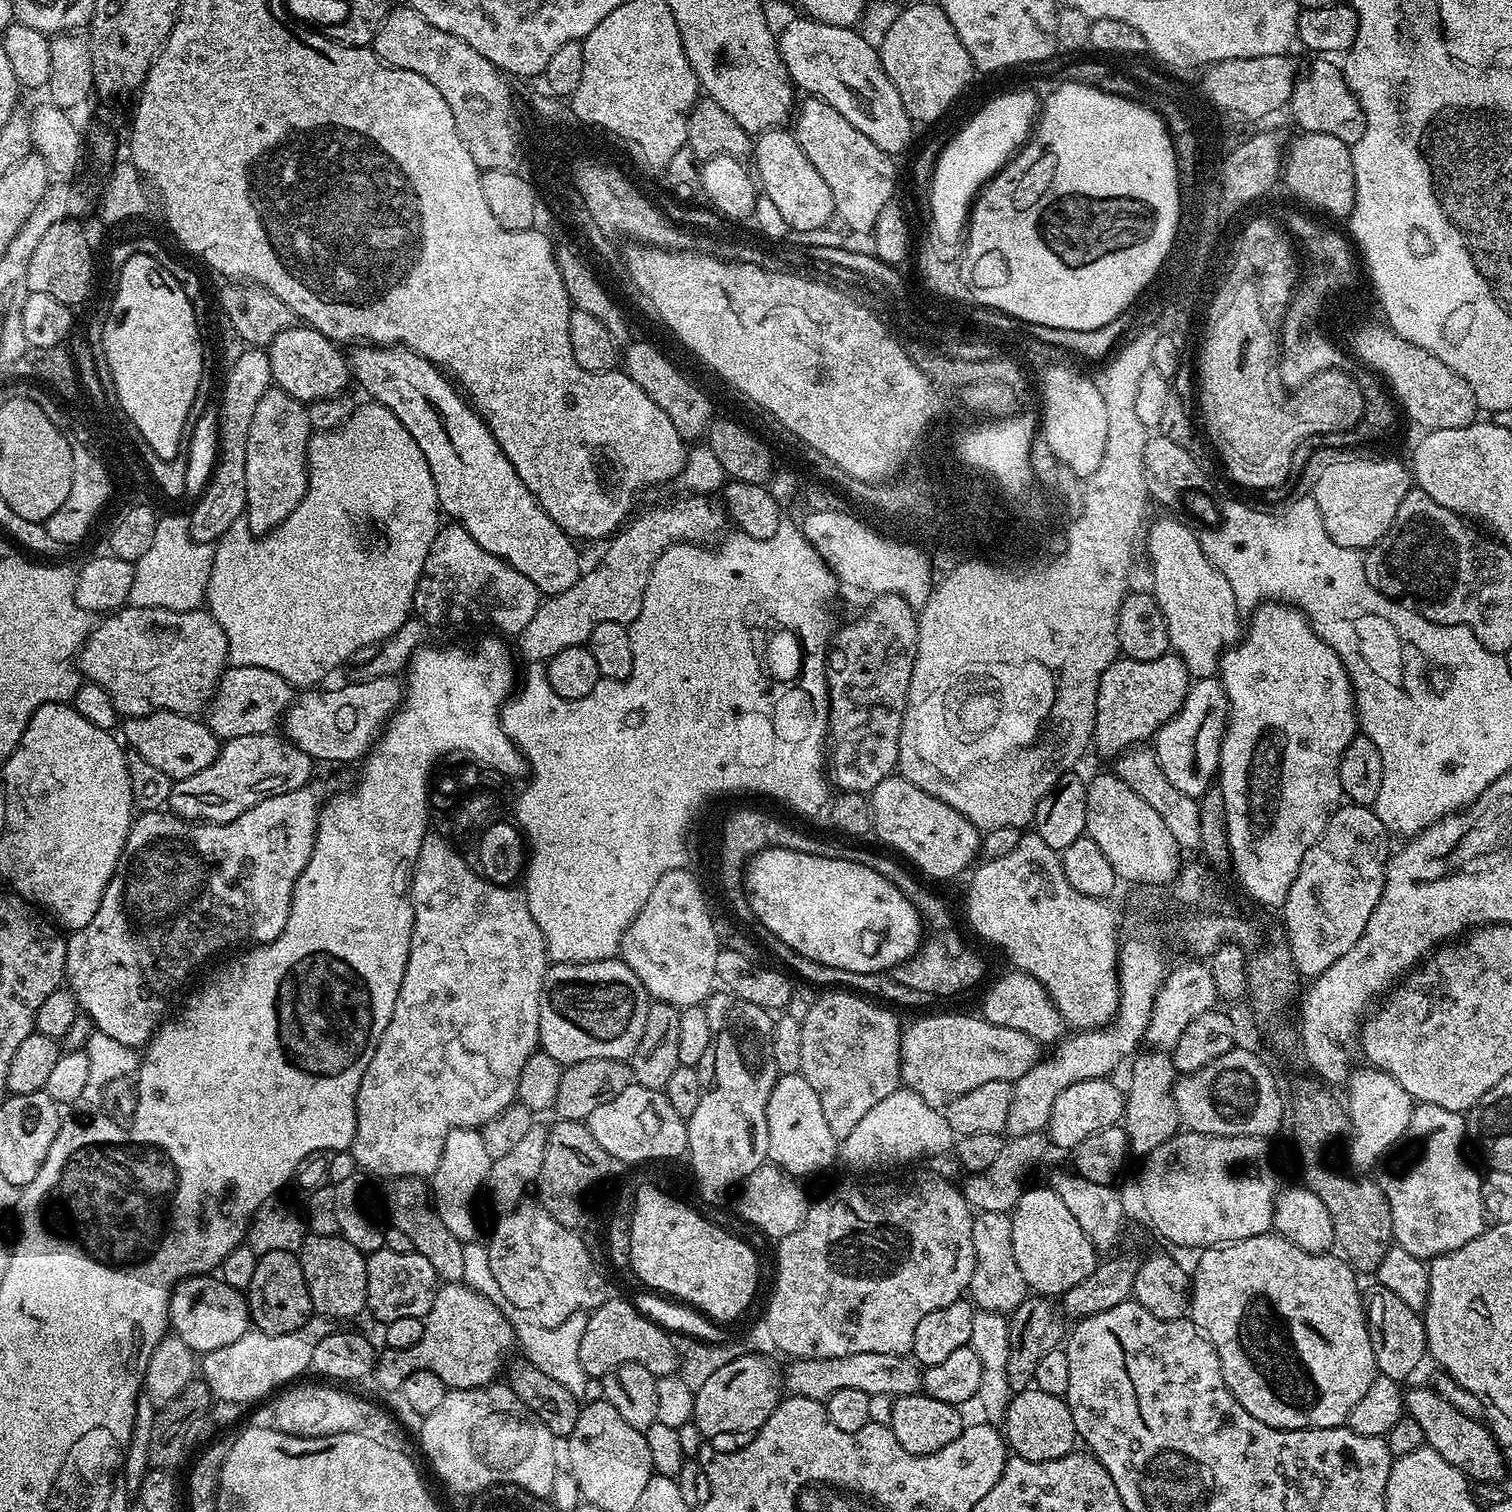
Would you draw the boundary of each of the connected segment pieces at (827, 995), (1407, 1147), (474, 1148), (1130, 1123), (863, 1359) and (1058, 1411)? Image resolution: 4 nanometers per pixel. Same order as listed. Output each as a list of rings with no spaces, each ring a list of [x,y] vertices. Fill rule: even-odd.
[[[828,990],[808,1008],[808,1013],[800,1020],[800,1041],[802,1042],[802,1058],[799,1075],[810,1082],[814,1094],[818,1094],[818,1102],[822,1102],[822,1114],[826,1114],[826,1123],[837,1142],[841,1142],[850,1134],[854,1126],[878,1102],[893,1094],[901,1087],[900,1079],[900,1037],[902,1023],[895,1016],[891,1007],[880,1002],[873,1002],[863,995],[847,990]]]
[[[1417,1103],[1398,1145],[1400,1157],[1384,1177],[1379,1177],[1378,1183],[1390,1206],[1393,1241],[1419,1260],[1431,1262],[1435,1256],[1458,1250],[1485,1230],[1482,1176],[1464,1161],[1460,1153],[1463,1144],[1466,1120],[1461,1113]]]
[[[456,1128],[446,1138],[444,1149],[442,1150],[442,1158],[430,1177],[431,1205],[436,1209],[446,1229],[454,1234],[454,1238],[463,1242],[472,1242],[477,1239],[476,1220],[472,1217],[472,1199],[475,1198],[476,1191],[479,1188],[481,1191],[485,1187],[492,1162],[493,1158],[486,1152],[485,1143],[483,1142],[481,1133],[477,1129]]]
[[[1140,1050],[1135,1053],[1132,1064],[1132,1081],[1126,1084],[1124,1118],[1122,1127],[1128,1135],[1128,1146],[1133,1153],[1147,1154],[1162,1142],[1176,1135],[1182,1121],[1172,1097],[1172,1087],[1176,1085],[1178,1073],[1171,1055],[1164,1050]]]
[[[850,1354],[842,1358],[826,1358],[825,1360],[801,1360],[796,1358],[789,1364],[792,1365],[786,1368],[782,1376],[783,1387],[787,1389],[791,1395],[814,1398],[821,1402],[827,1401],[830,1394],[838,1394],[838,1390],[862,1390],[867,1396],[884,1394],[895,1398],[920,1392],[922,1388],[922,1368],[911,1355]]]
[[[1035,1386],[1019,1389],[1013,1395],[1004,1415],[1002,1435],[1015,1455],[1030,1462],[1050,1462],[1054,1458],[1062,1458],[1078,1444],[1074,1414],[1070,1414],[1068,1401],[1062,1396],[1046,1394]]]

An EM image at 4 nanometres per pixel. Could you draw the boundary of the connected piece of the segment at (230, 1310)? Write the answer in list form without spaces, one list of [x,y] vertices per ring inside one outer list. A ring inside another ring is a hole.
[[[216,1274],[187,1276],[186,1279],[179,1280],[173,1286],[172,1296],[168,1299],[168,1319],[171,1331],[196,1354],[229,1346],[253,1327],[247,1295],[228,1285]]]

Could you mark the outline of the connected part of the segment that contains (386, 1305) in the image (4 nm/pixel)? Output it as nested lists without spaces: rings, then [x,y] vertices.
[[[382,1247],[367,1257],[366,1282],[368,1283],[367,1311],[373,1312],[380,1322],[394,1318],[427,1317],[438,1291],[438,1279],[434,1267],[422,1254],[410,1251],[397,1254],[395,1250]]]

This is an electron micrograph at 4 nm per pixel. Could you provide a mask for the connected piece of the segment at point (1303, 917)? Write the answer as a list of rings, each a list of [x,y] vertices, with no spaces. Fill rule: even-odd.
[[[1344,802],[1326,822],[1318,842],[1306,850],[1282,905],[1282,927],[1288,937],[1292,961],[1301,977],[1315,978],[1330,970],[1330,966],[1334,966],[1334,962],[1362,938],[1362,930],[1366,930],[1366,922],[1370,922],[1370,914],[1374,914],[1374,906],[1378,906],[1378,898],[1382,898],[1384,865],[1390,856],[1388,839],[1388,829],[1371,807]]]

